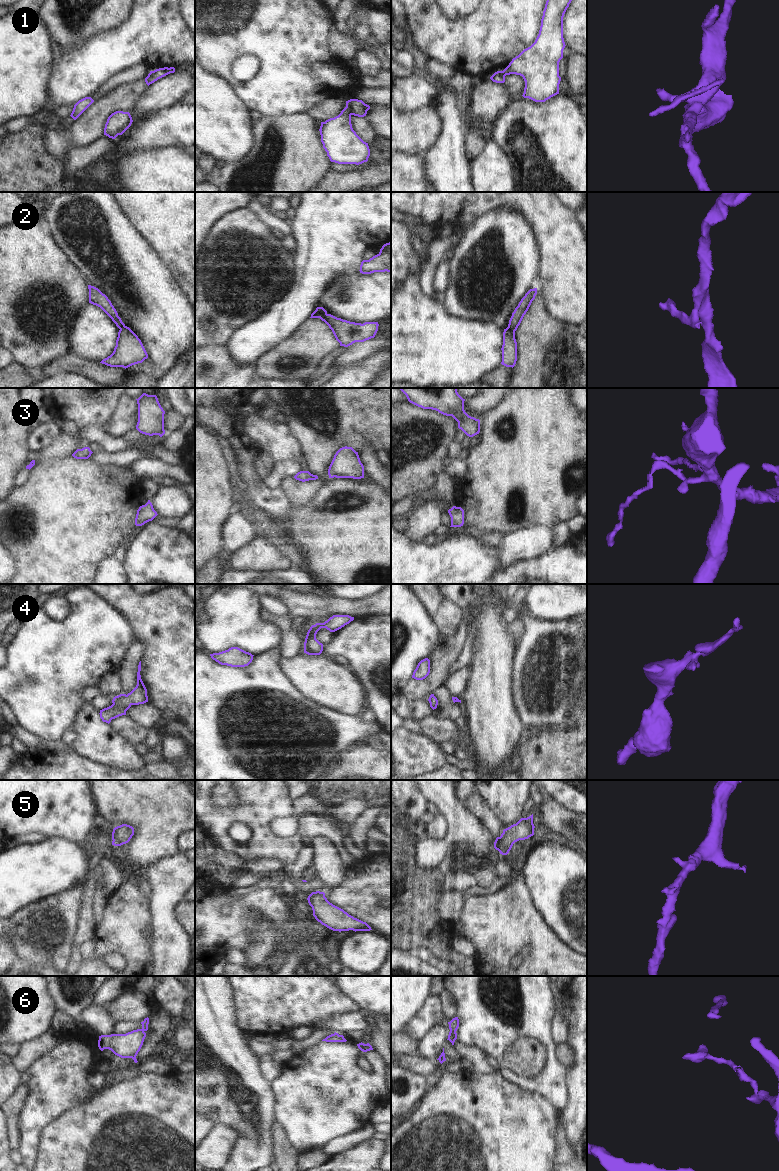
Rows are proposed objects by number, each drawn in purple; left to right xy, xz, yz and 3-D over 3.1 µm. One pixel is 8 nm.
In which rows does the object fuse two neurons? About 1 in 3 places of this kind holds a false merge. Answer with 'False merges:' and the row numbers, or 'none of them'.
False merges: 1, 2

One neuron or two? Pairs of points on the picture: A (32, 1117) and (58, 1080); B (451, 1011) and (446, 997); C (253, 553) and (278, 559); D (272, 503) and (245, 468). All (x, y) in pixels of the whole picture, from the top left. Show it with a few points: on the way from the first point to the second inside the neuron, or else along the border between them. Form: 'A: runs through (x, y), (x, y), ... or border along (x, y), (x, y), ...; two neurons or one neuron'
A: runs through (40, 1108), (52, 1089); one neuron
B: runs through (449, 1008), (447, 1000); one neuron
C: runs through (259, 555), (272, 559); one neuron
D: runs through (263, 496), (245, 477); one neuron

